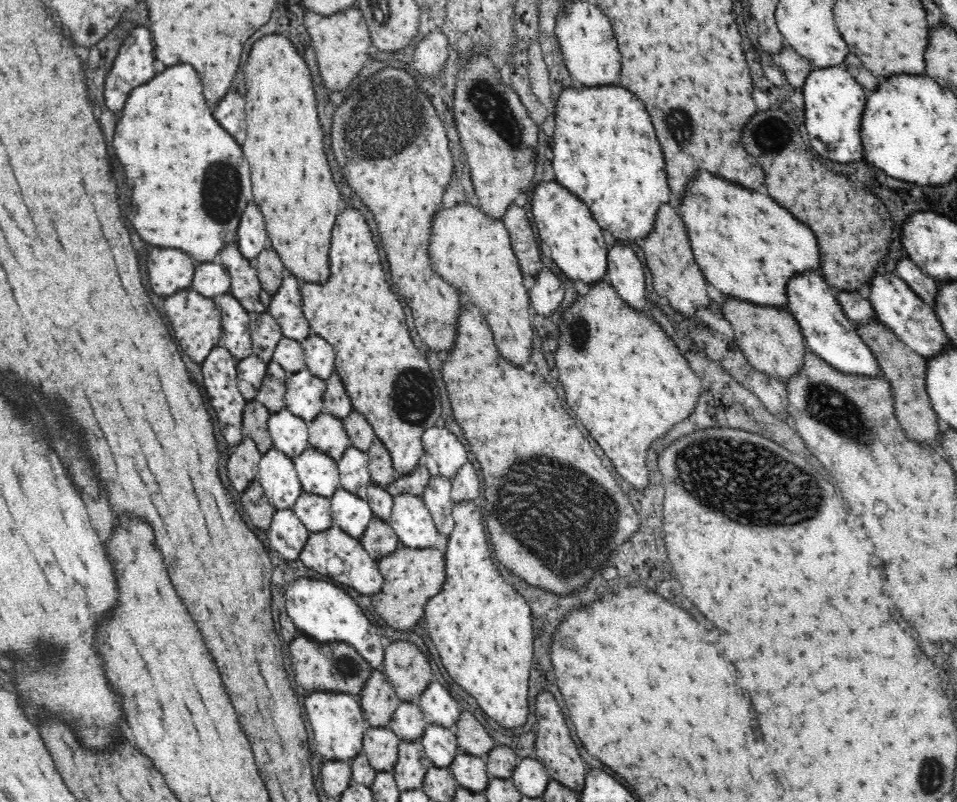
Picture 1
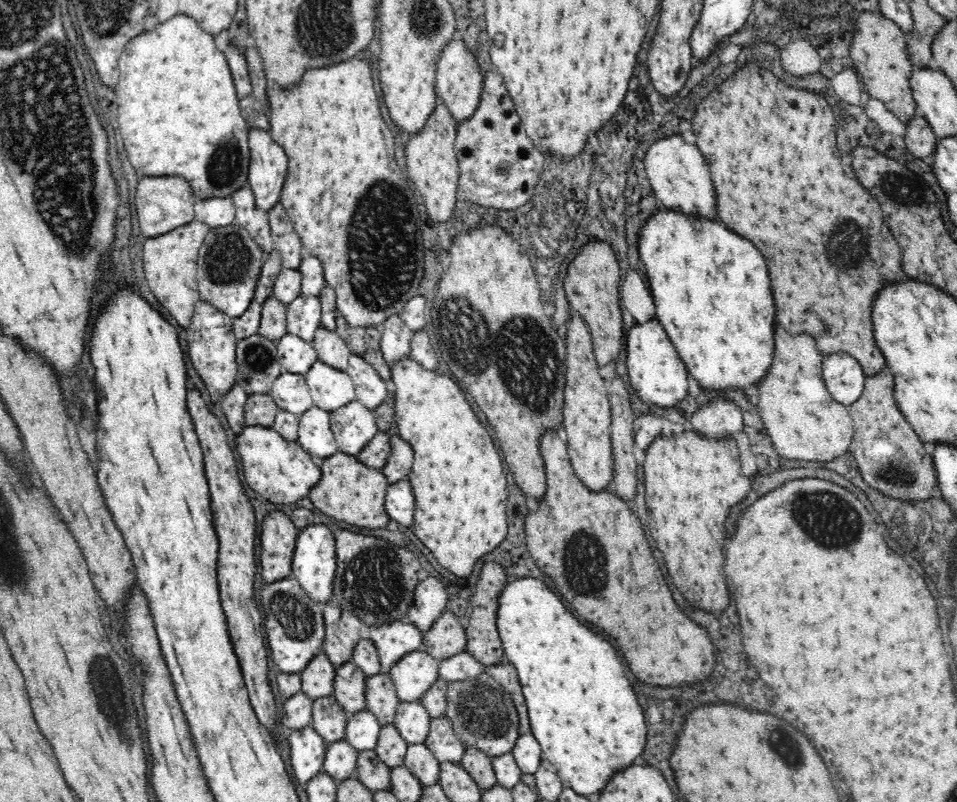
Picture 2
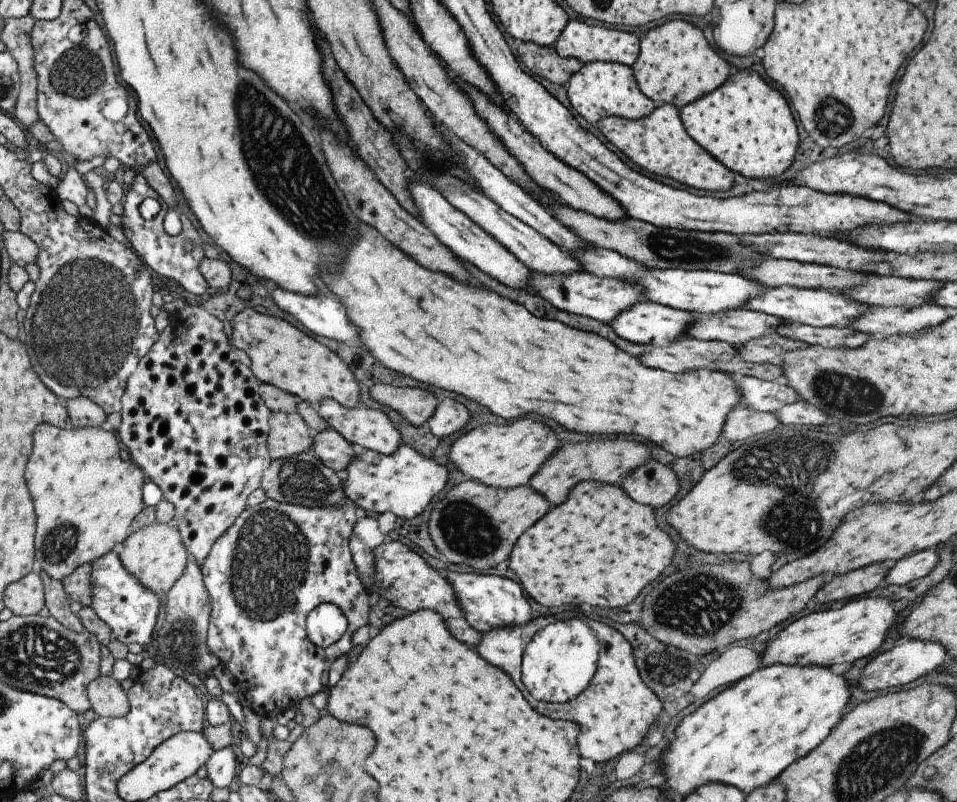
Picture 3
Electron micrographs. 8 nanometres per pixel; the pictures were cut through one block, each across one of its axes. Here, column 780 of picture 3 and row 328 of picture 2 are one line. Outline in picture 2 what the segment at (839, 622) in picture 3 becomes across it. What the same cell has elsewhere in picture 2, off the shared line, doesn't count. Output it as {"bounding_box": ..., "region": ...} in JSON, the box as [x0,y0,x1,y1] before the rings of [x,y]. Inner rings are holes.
{"bounding_box":[626,318,688,408],"region":[[[656,318],[636,323],[626,334],[626,368],[632,388],[644,402],[660,408],[678,405],[688,392],[688,372],[685,363],[680,359],[676,347],[669,339],[665,328]]]}

